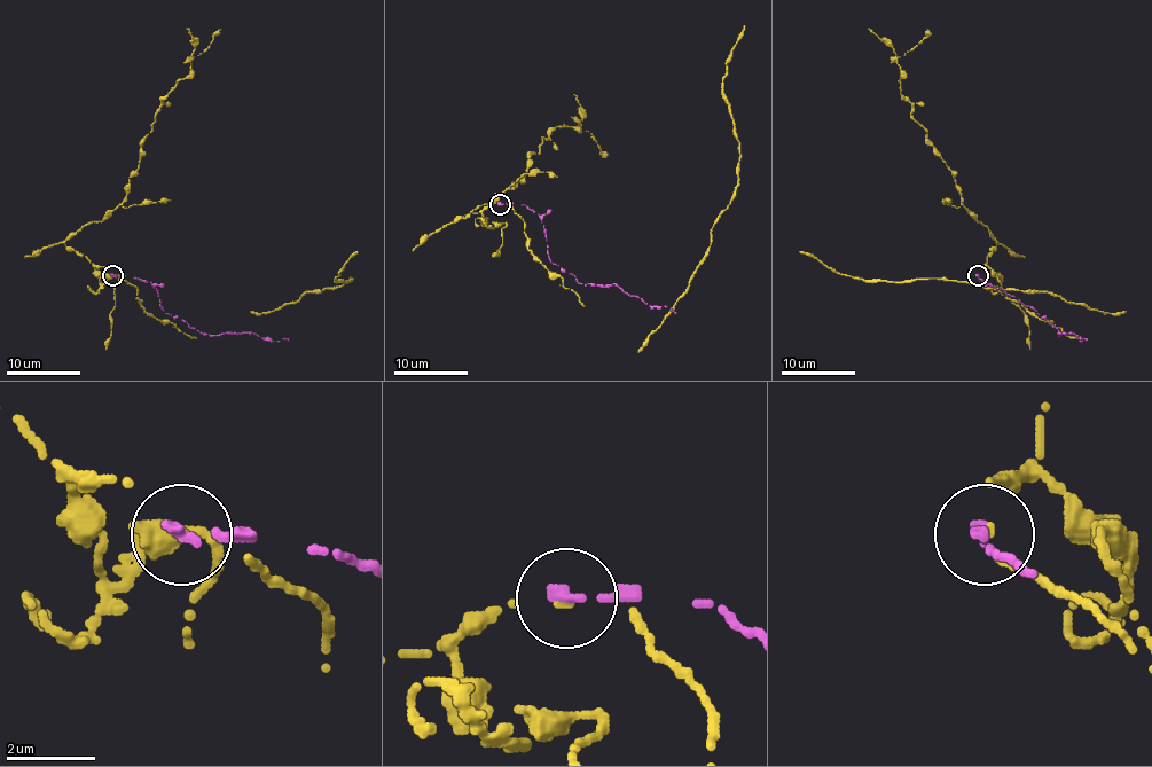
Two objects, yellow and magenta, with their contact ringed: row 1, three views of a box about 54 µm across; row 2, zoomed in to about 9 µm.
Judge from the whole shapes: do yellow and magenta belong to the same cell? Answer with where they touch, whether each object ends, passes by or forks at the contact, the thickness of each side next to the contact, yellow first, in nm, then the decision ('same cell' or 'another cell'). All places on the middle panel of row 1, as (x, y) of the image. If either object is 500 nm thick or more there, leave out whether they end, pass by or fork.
at (500, 204); yellow ends there; magenta ends there; 130 nm thick on the yellow side, 280 nm on the other; another cell

